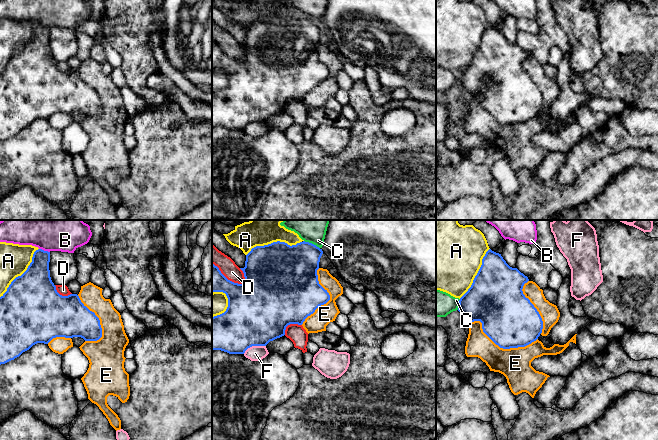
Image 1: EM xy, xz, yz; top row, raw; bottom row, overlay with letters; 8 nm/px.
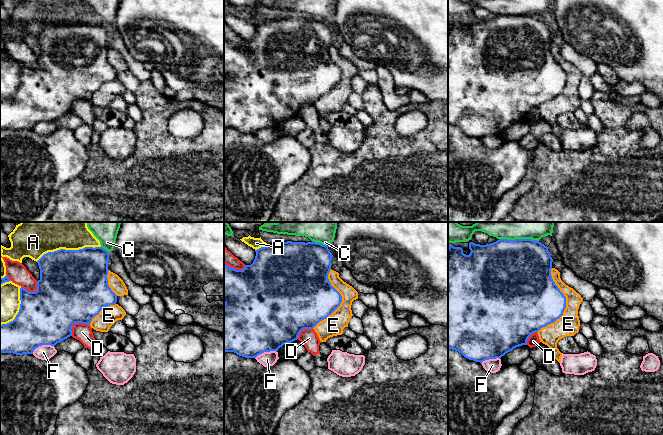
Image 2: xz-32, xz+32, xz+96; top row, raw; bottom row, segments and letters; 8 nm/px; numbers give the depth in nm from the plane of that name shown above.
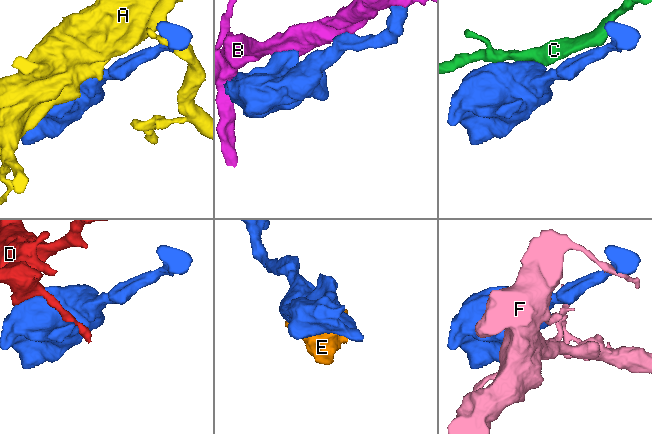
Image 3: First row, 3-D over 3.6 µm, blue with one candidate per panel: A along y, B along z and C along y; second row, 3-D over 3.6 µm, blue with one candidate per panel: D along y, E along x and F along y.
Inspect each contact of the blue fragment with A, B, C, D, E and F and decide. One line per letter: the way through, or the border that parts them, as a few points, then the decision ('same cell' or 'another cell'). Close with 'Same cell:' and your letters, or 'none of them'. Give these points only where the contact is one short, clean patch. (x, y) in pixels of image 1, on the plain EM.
A: another cell
B: another cell
C: another cell
D: another cell
E: another cell
F: another cell
Same cell: none of them

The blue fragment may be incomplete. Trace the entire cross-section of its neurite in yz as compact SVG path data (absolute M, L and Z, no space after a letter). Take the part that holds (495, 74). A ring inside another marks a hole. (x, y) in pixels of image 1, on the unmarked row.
M489 25L471 63L460 74L458 87L469 98L480 97L483 108L500 124L525 123L536 117L543 105L539 88L522 67L528 57L528 53L510 43L501 30Z

